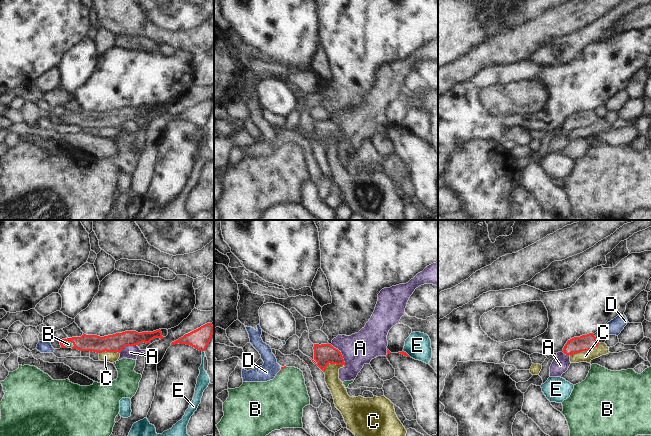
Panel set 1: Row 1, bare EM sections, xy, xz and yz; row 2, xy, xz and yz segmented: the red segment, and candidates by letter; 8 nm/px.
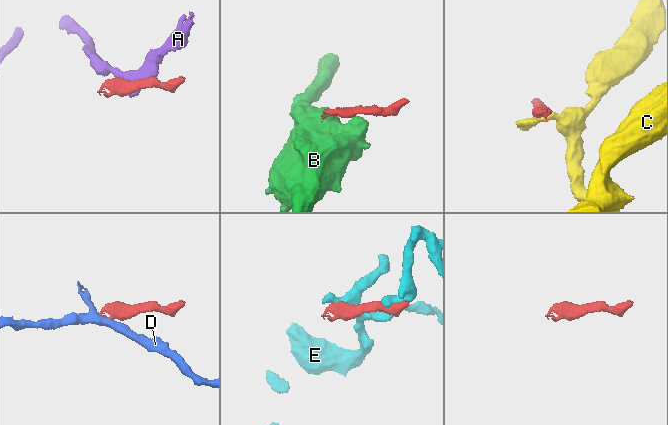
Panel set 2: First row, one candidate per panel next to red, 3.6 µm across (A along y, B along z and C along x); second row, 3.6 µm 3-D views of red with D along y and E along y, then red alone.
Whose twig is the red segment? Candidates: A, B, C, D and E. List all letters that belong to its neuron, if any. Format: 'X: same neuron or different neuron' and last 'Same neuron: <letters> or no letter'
A: different neuron
B: same neuron
C: different neuron
D: different neuron
E: different neuron
Same neuron: B

